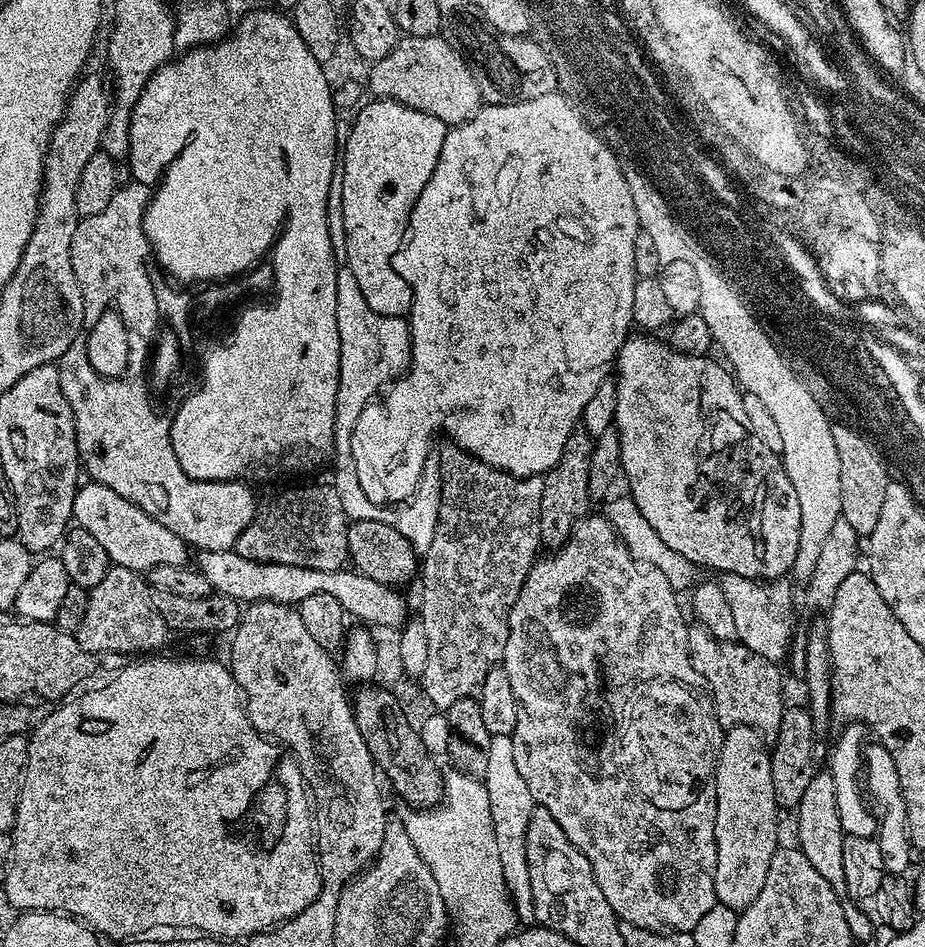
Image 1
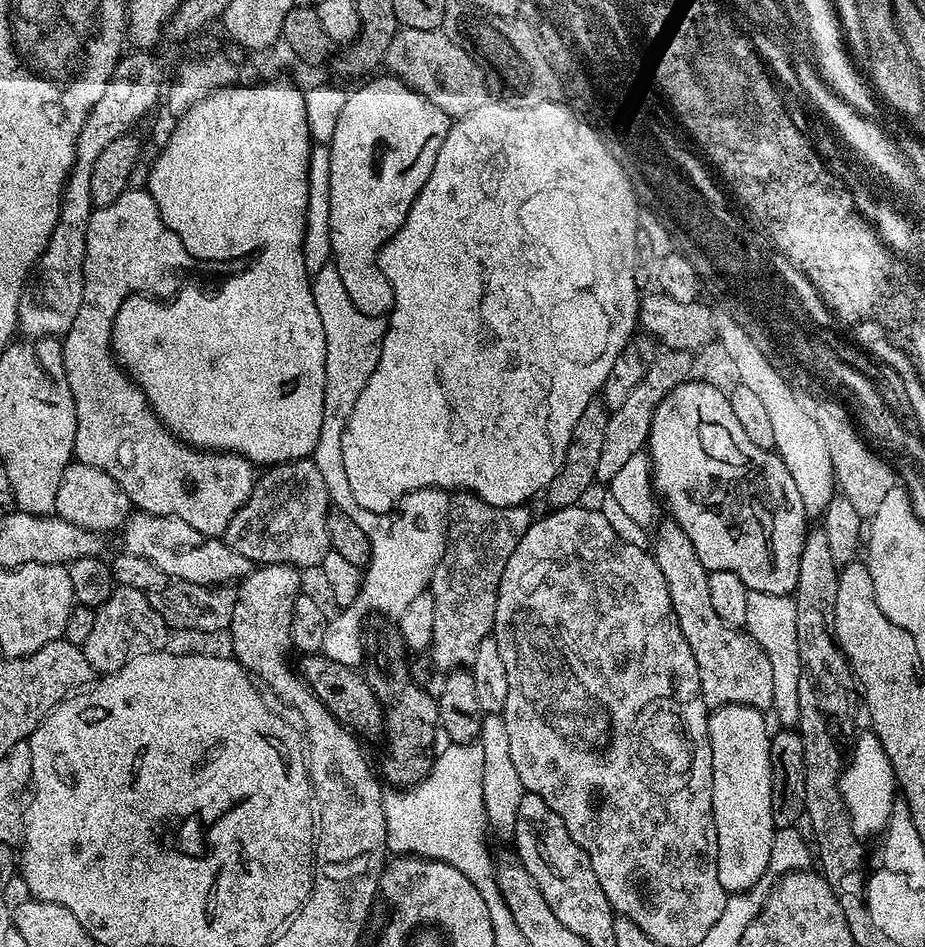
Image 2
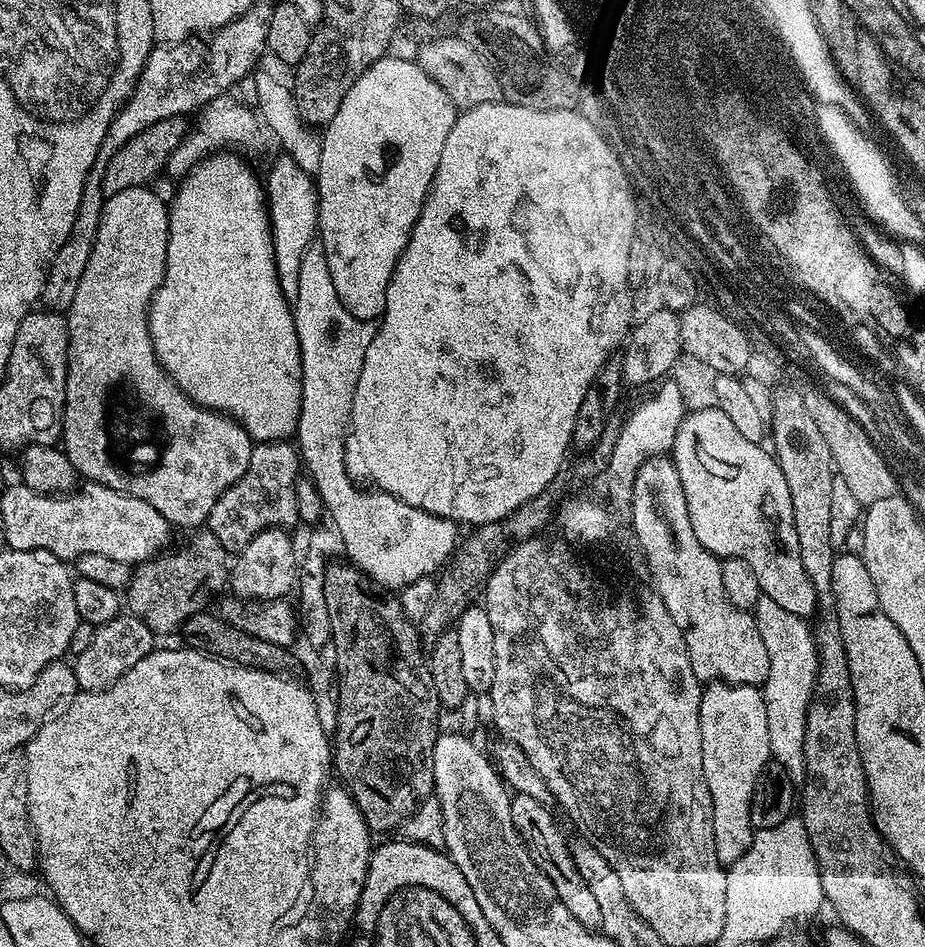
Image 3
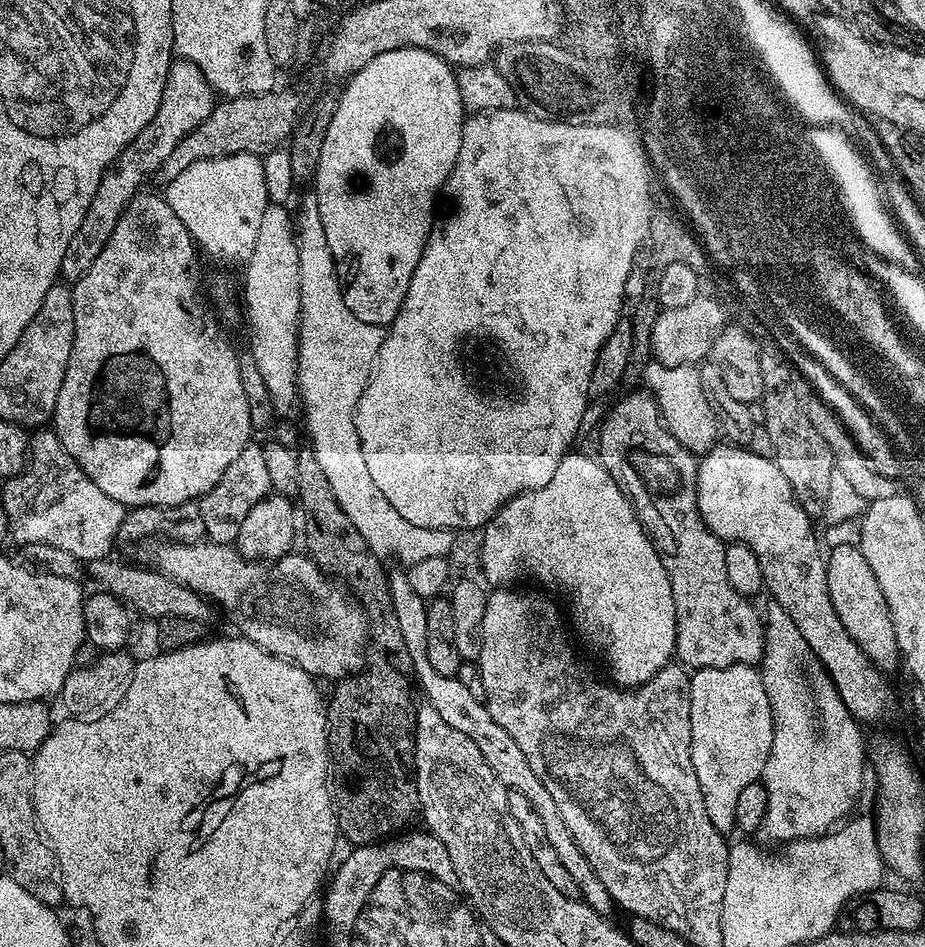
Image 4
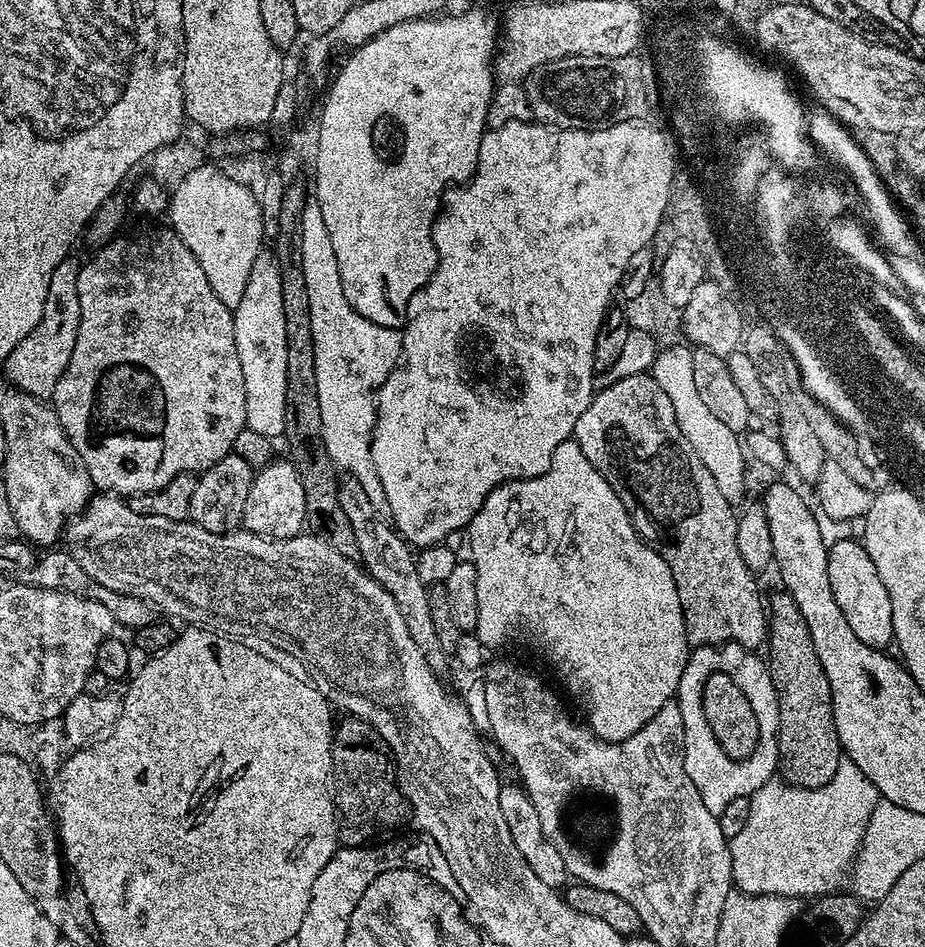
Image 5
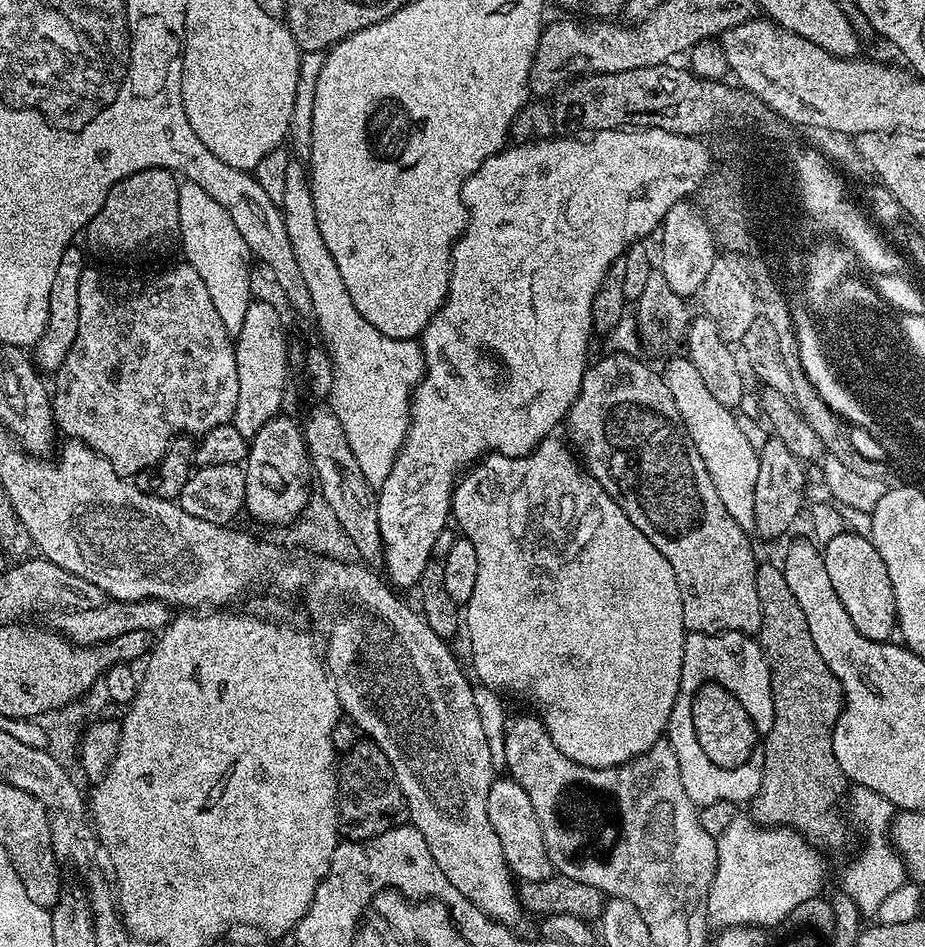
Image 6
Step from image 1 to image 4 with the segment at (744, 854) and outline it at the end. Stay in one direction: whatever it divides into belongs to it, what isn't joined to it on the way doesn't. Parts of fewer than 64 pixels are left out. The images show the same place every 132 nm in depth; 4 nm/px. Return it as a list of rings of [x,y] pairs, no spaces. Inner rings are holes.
[[[751,664],[695,669],[690,676],[690,734],[690,754],[706,802],[706,814],[719,832],[731,833],[730,830],[736,828],[734,810],[738,806],[738,794],[763,777],[766,758],[770,754],[772,711],[759,671]]]

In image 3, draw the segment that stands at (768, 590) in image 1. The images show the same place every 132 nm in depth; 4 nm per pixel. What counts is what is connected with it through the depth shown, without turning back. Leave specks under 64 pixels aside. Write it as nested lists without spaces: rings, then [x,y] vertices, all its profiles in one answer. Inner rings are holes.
[[[761,594],[754,609],[758,634],[770,654],[770,674],[762,686],[766,702],[766,730],[770,730],[771,759],[793,776],[804,775],[803,739],[806,736],[807,710],[812,702],[820,659],[809,621],[790,614],[774,598]]]

